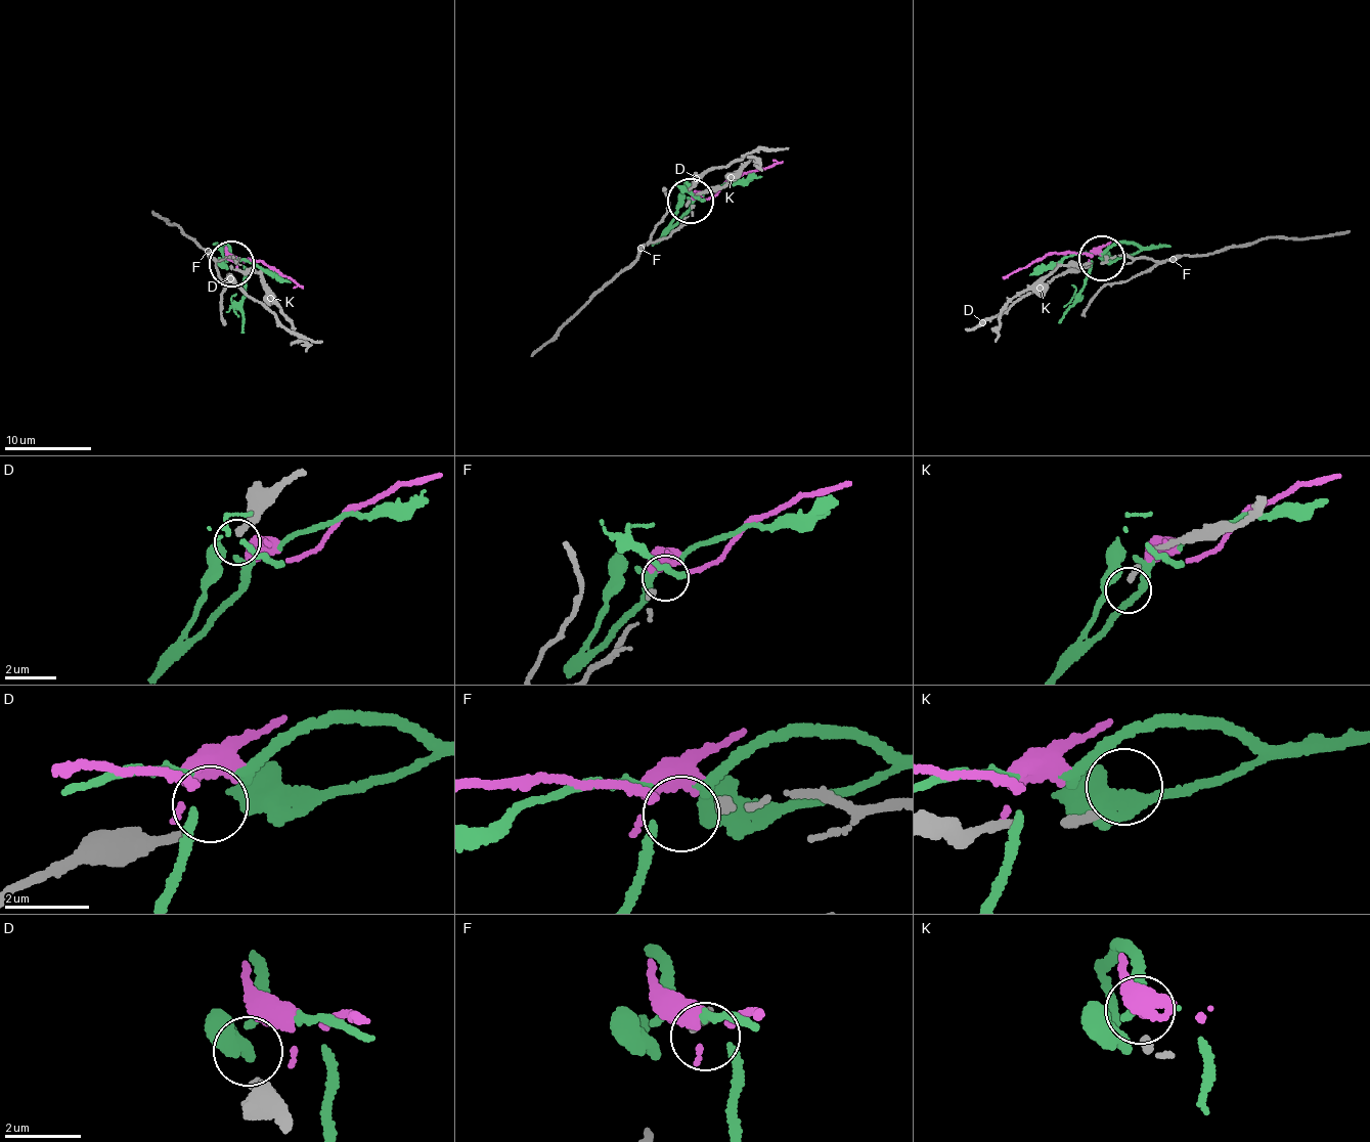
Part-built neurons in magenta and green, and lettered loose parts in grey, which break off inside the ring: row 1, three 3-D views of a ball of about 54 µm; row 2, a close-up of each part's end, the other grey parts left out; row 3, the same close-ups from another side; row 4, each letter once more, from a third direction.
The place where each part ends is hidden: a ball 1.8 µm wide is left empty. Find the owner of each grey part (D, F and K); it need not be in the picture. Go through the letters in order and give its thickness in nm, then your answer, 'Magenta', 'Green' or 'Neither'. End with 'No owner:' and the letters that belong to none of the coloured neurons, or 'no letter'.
D: Thickness 240 nm. Green
F: Thickness 200 nm. Magenta
K: Thickness 200 nm. Neither
No owner: K

